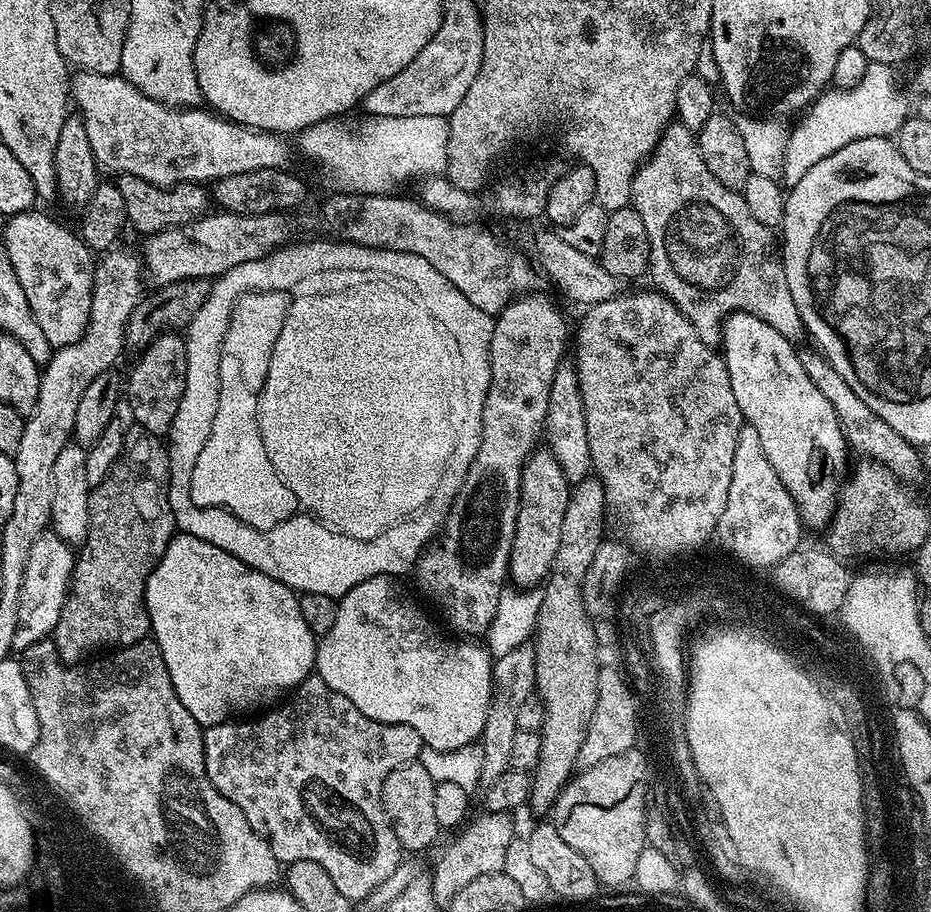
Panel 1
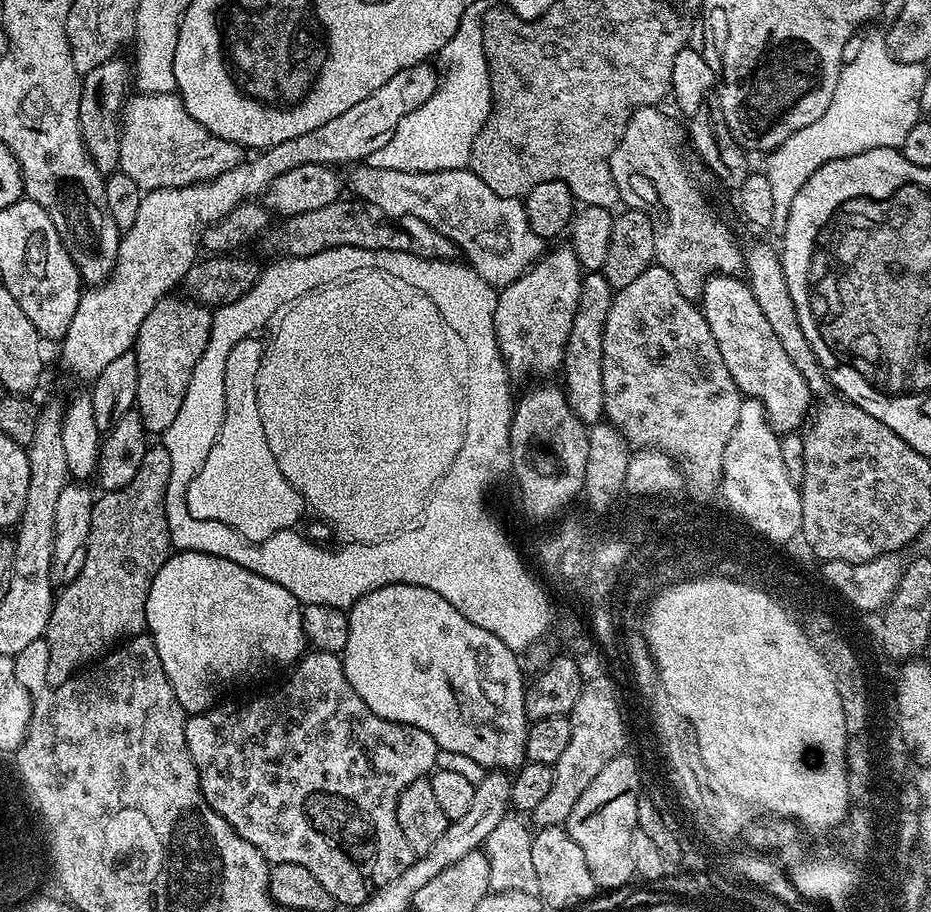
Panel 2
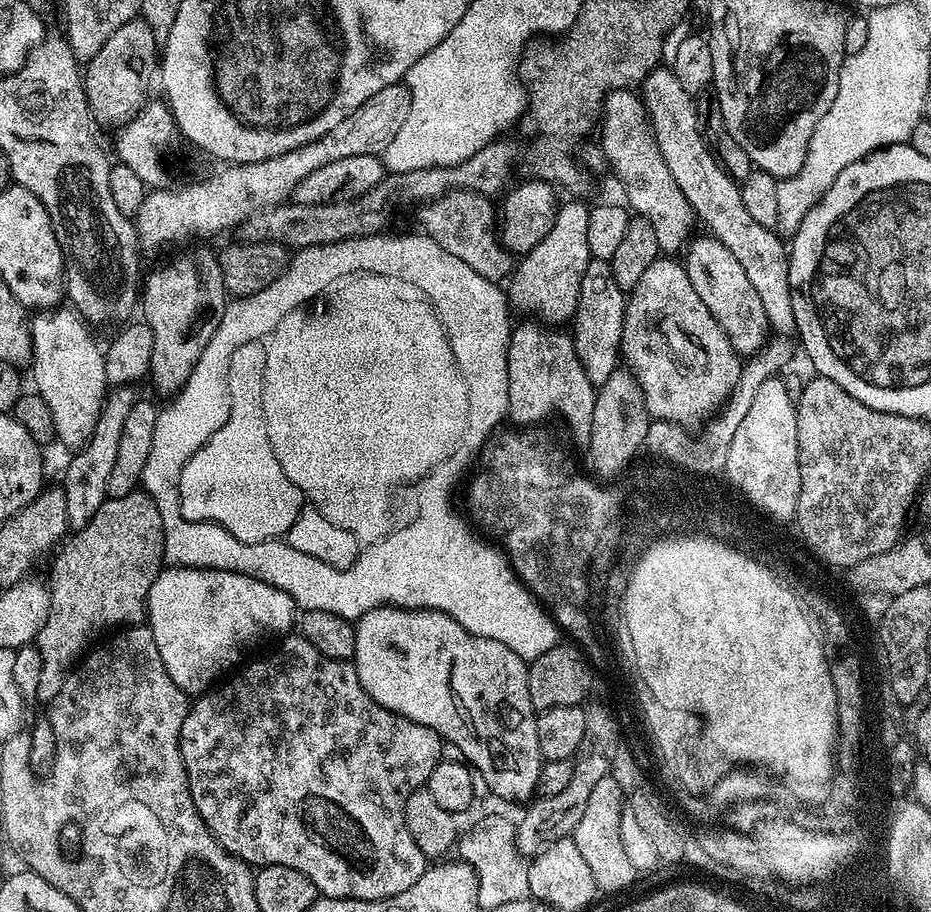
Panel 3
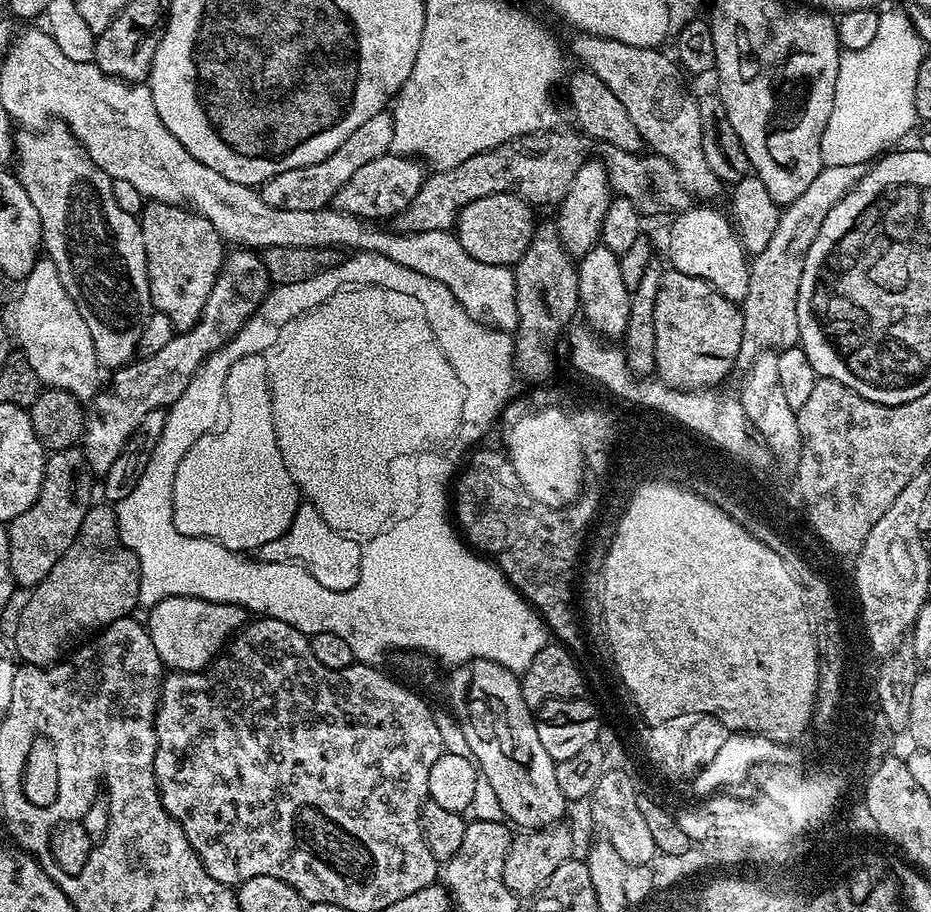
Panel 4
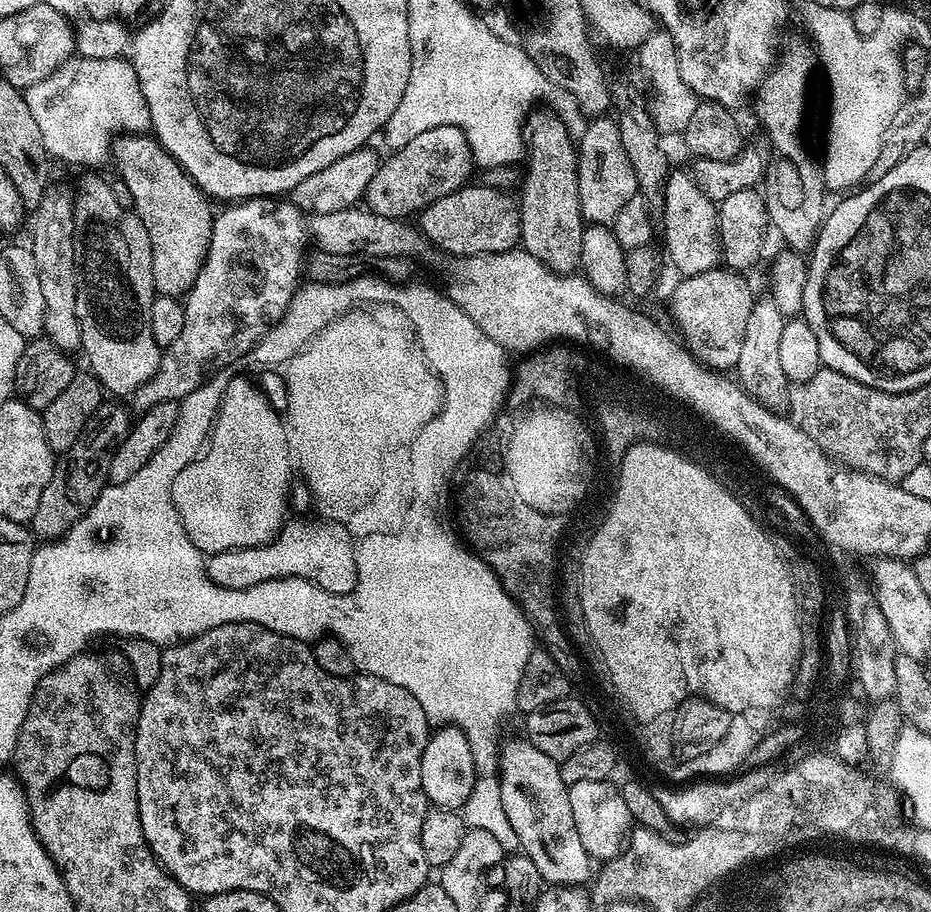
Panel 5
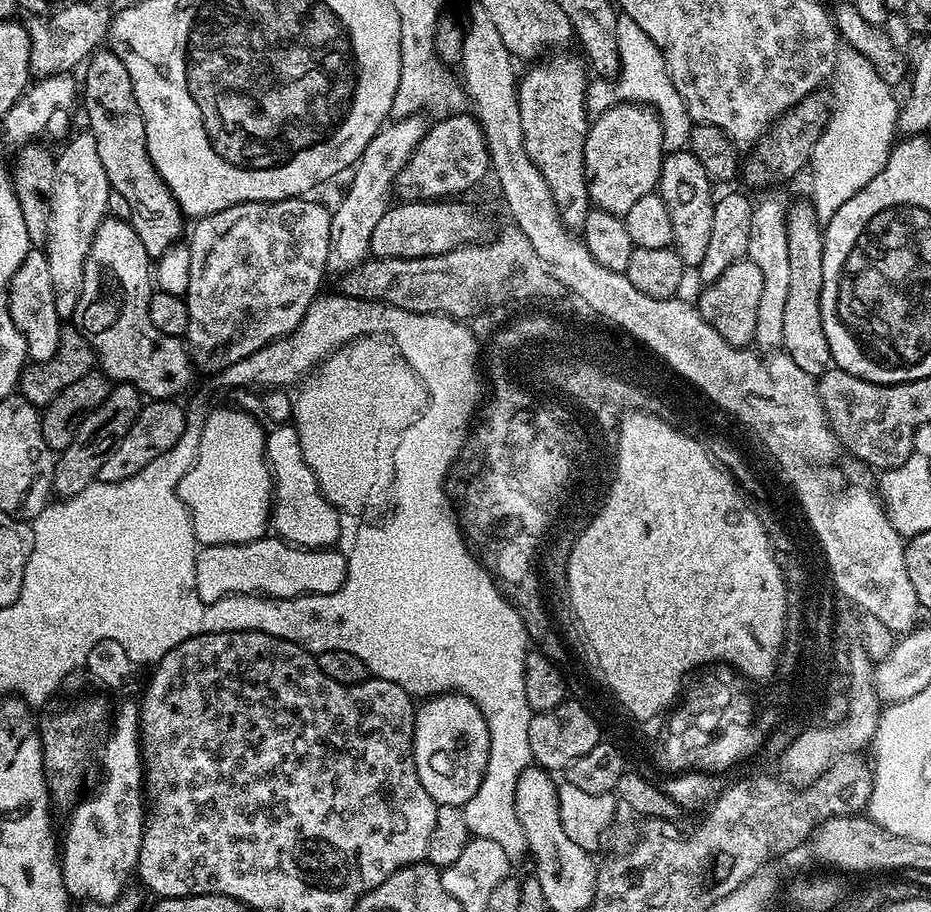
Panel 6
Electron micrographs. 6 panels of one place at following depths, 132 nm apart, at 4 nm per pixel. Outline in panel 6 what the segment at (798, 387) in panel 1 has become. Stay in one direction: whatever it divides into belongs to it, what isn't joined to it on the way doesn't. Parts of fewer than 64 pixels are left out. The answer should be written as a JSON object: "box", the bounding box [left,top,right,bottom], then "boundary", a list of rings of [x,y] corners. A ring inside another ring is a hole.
{"box":[658,150,714,266],"boundary":[[[690,150],[667,153],[660,167],[660,183],[658,195],[666,202],[666,210],[670,210],[670,226],[672,227],[671,247],[676,249],[678,258],[686,266],[699,266],[706,256],[706,246],[710,242],[710,230],[714,219],[713,181],[708,179],[706,170],[702,170],[702,162],[694,158]]]}

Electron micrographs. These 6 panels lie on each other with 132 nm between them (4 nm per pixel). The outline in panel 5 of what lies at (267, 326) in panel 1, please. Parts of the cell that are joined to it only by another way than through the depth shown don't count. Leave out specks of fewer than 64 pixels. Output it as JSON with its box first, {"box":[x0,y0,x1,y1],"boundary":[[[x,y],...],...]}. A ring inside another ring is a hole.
{"box":[172,375,294,554],"boundary":[[[233,375],[220,399],[220,412],[203,453],[192,460],[178,478],[174,478],[172,501],[190,542],[205,554],[270,543],[284,527],[289,515],[288,491],[292,488],[292,472],[294,476],[294,461],[288,451],[286,430],[277,405],[275,408],[246,377]]]}

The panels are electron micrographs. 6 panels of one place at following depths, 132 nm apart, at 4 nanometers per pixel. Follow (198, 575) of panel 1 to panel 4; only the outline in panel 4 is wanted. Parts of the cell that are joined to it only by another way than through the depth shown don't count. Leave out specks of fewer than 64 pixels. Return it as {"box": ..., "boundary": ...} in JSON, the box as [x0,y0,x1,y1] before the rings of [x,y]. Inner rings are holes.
{"box":[146,596,246,672],"boundary":[[[189,596],[166,598],[151,605],[149,612],[152,613],[149,614],[148,620],[146,619],[146,627],[154,642],[154,650],[158,650],[158,658],[164,663],[165,669],[173,672],[199,672],[200,669],[208,667],[229,643],[233,633],[243,628],[246,623],[245,609],[239,608],[236,604],[219,604]]]}

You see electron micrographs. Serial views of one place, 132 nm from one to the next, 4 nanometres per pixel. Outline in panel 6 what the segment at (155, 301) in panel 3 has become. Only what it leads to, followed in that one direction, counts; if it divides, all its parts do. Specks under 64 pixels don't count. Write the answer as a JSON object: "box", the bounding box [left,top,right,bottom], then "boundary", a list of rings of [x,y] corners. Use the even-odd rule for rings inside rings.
{"box":[82,50,186,258],"boundary":[[[97,50],[88,57],[86,63],[83,65],[82,73],[84,72],[84,84],[82,80],[82,100],[84,96],[84,116],[88,119],[87,127],[90,129],[94,142],[98,142],[98,158],[102,158],[102,170],[106,170],[106,178],[108,179],[108,187],[113,193],[121,192],[126,194],[126,211],[130,217],[132,229],[138,234],[138,238],[142,238],[142,246],[146,246],[146,254],[150,258],[158,258],[167,248],[173,247],[185,235],[186,217],[181,212],[180,207],[176,204],[176,199],[172,196],[172,191],[168,189],[163,180],[161,180],[158,170],[154,166],[154,162],[148,153],[146,146],[146,126],[142,122],[142,110],[138,110],[138,102],[134,98],[134,82],[130,82],[130,74],[126,71],[126,66],[122,62],[122,58],[118,58],[111,50]]]}

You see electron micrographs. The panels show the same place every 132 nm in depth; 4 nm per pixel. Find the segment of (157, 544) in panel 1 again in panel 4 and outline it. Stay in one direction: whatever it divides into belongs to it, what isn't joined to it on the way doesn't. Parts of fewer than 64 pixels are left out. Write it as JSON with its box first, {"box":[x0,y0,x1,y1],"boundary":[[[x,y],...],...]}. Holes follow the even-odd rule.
{"box":[14,502,140,668],"boundary":[[[100,502],[88,509],[76,541],[54,564],[46,578],[31,589],[28,605],[16,620],[14,652],[23,663],[39,668],[49,667],[67,657],[81,643],[83,632],[91,628],[103,630],[115,620],[133,615],[140,604],[140,568],[136,556],[118,543],[115,511],[107,503]]]}

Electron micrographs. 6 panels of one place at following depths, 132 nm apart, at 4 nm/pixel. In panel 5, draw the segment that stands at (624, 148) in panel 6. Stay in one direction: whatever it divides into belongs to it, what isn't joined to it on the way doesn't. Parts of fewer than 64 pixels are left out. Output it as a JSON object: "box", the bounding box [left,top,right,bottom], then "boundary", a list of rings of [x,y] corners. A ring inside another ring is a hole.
{"box":[576,118,638,225],"boundary":[[[596,118],[589,123],[586,134],[582,134],[582,138],[578,141],[576,165],[578,166],[578,198],[585,221],[589,225],[611,225],[618,210],[622,210],[622,206],[626,206],[626,202],[630,202],[630,198],[638,192],[634,166],[630,166],[630,158],[626,158],[626,150],[622,147],[622,134],[618,130],[615,119]]]}

